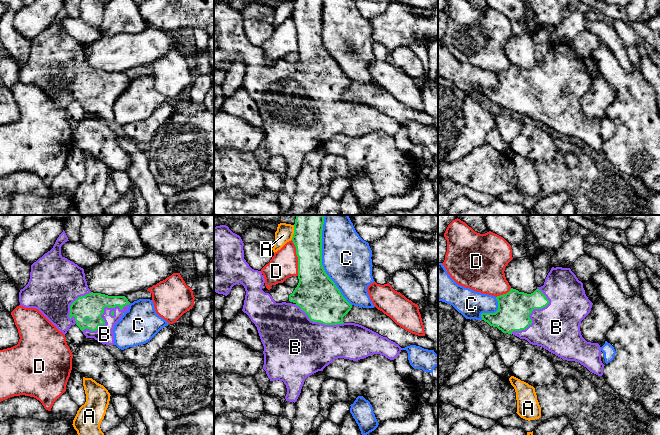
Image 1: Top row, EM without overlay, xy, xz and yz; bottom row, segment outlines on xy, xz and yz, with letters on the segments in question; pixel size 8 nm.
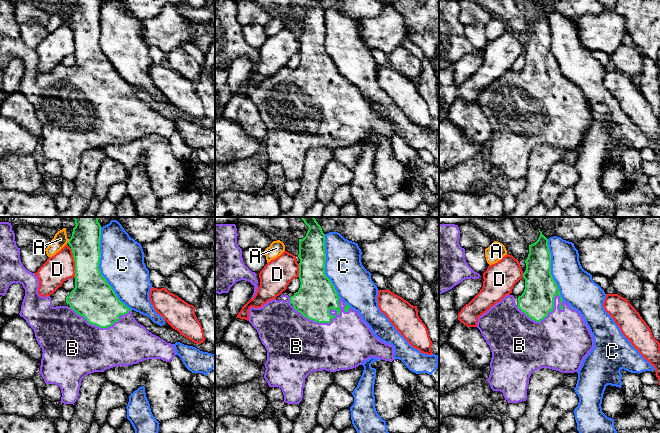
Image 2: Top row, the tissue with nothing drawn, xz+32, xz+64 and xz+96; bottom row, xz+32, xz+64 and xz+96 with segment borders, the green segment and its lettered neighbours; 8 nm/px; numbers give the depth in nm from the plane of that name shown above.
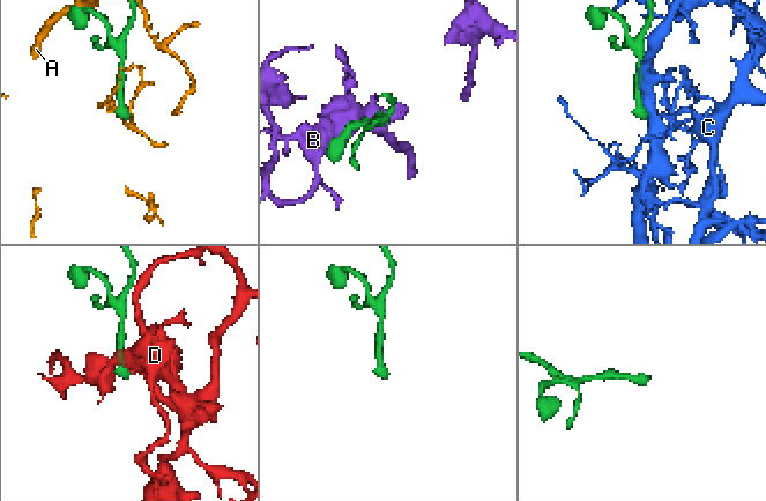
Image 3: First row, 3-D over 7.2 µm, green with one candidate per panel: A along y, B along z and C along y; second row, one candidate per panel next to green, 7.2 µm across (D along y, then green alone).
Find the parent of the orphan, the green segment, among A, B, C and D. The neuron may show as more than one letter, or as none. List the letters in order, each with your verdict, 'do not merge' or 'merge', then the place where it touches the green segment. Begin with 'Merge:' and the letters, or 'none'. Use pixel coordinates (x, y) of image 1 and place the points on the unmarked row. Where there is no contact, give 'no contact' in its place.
Merge: B
A: do not merge; contact xz (294, 8)
B: merge; contact xy (101, 90)
C: do not merge; contact xz (322, 41)
D: do not merge; contact xz (298, 34)

